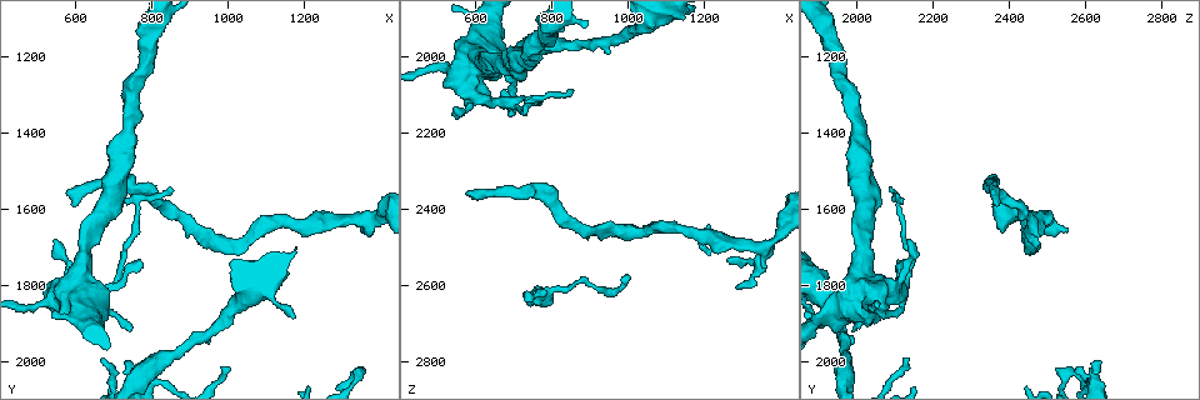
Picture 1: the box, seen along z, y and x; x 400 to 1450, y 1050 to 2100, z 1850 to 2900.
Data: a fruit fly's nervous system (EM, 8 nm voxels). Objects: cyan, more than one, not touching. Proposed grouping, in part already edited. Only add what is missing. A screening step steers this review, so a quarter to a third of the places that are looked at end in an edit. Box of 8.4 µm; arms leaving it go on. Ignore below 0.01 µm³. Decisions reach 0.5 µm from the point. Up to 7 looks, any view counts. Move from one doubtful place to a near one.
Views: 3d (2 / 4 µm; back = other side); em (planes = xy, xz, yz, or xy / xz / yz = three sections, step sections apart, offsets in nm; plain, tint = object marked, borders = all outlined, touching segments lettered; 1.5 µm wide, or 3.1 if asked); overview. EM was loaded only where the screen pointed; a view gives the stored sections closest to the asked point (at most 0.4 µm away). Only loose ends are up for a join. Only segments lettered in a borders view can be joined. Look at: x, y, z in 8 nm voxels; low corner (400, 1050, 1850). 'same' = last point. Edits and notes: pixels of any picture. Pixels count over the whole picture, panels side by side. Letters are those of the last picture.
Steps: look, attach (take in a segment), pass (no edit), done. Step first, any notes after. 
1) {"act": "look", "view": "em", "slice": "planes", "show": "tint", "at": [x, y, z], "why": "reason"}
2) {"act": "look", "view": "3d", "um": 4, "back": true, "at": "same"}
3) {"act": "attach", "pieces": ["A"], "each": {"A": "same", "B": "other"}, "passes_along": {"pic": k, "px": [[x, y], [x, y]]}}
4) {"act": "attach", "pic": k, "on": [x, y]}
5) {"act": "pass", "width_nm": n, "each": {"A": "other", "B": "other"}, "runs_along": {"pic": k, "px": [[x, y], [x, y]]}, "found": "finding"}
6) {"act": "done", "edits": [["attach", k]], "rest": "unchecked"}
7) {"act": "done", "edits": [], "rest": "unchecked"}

{"act": "look", "view": "3d", "um": 2, "at": [1350, 1660, 2560], "why": "an open end"}

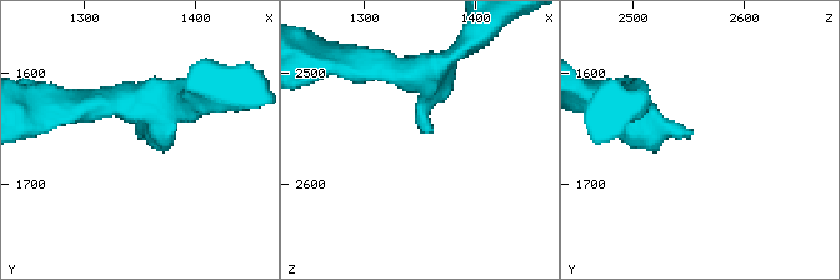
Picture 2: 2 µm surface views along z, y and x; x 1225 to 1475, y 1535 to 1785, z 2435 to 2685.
{"act": "look", "view": "em", "slice": "yz", "step": 4, "show": "borders", "at": [1358, 1654, 2556], "arm_widths_nm": [180, 220]}

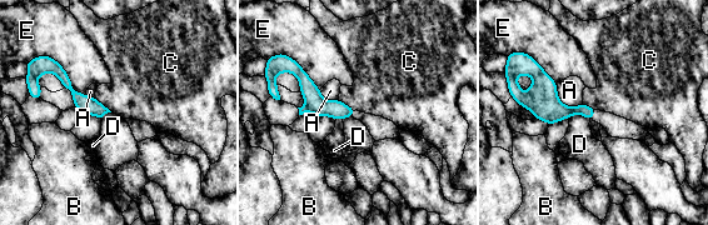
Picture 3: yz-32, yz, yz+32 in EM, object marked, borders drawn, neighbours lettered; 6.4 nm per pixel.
{"act": "look", "view": "em", "slice": "planes", "show": "borders", "at": "same"}

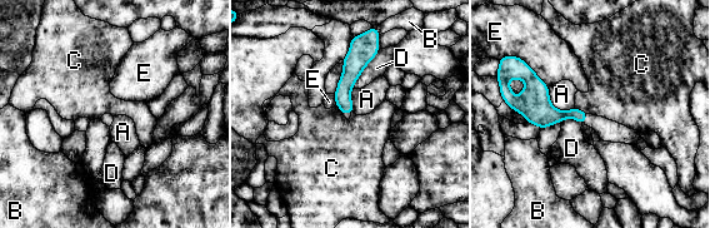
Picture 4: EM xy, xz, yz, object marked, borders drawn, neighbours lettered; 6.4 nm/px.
{"act": "pass", "each": {"A": "other", "B": "other", "C": "other", "D": "other", "E": "other"}, "runs_along": {"pic": 4, "px": [[356, 41], [345, 110]]}, "found": "none of them fits"}

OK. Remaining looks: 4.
{"act": "look", "view": "em", "slice": "planes", "show": "borders", "at": [980, 2015, 2590], "why": "branch stops here"}

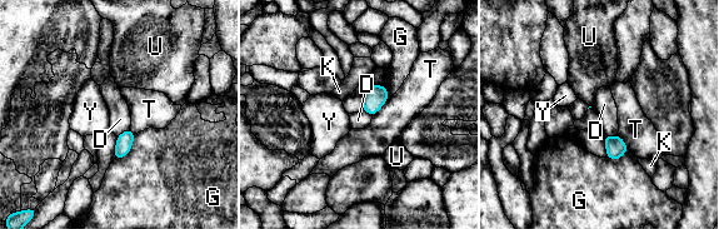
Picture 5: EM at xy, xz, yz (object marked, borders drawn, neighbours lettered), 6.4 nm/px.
{"act": "pass", "each": {"D": "other", "G": "other", "K": "other", "T": "other", "U": "other", "Y": "other"}, "found": "no lettered segment goes on from it"}

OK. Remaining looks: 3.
{"act": "look", "view": "3d", "um": 2, "at": [730, 2000, 2645], "why": "free end"}

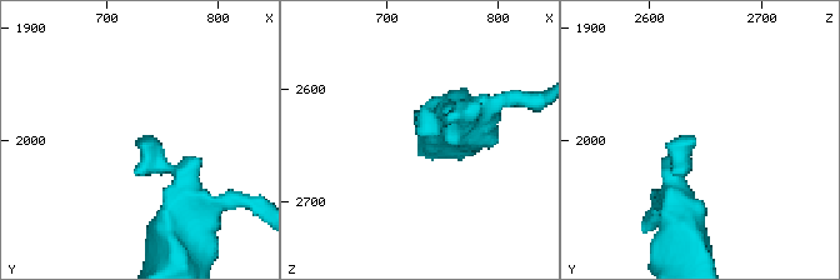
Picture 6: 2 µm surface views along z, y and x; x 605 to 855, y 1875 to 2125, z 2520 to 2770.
{"act": "look", "view": "em", "slice": "xy", "step": 8, "show": "borders", "at": [728, 2002, 2640]}

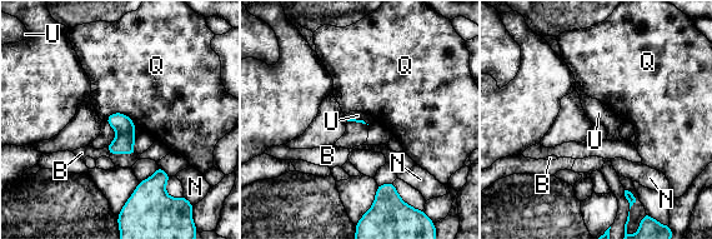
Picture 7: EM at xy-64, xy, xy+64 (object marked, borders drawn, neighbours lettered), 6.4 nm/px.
{"act": "look", "view": "em", "slice": "planes", "show": "borders", "at": "same", "why": "another direction"}

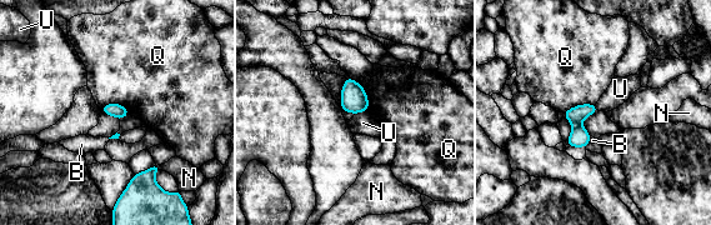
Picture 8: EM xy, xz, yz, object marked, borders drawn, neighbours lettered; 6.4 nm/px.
{"act": "pass", "each": {"B": "other", "N": "other", "Q": "other", "U": "other"}, "border": {"pic": 8, "px": [[367, 110], [355, 114]]}, "found": "none of them fits"}

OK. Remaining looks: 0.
{"act": "done", "edits": [], "rest": "unchecked"}

